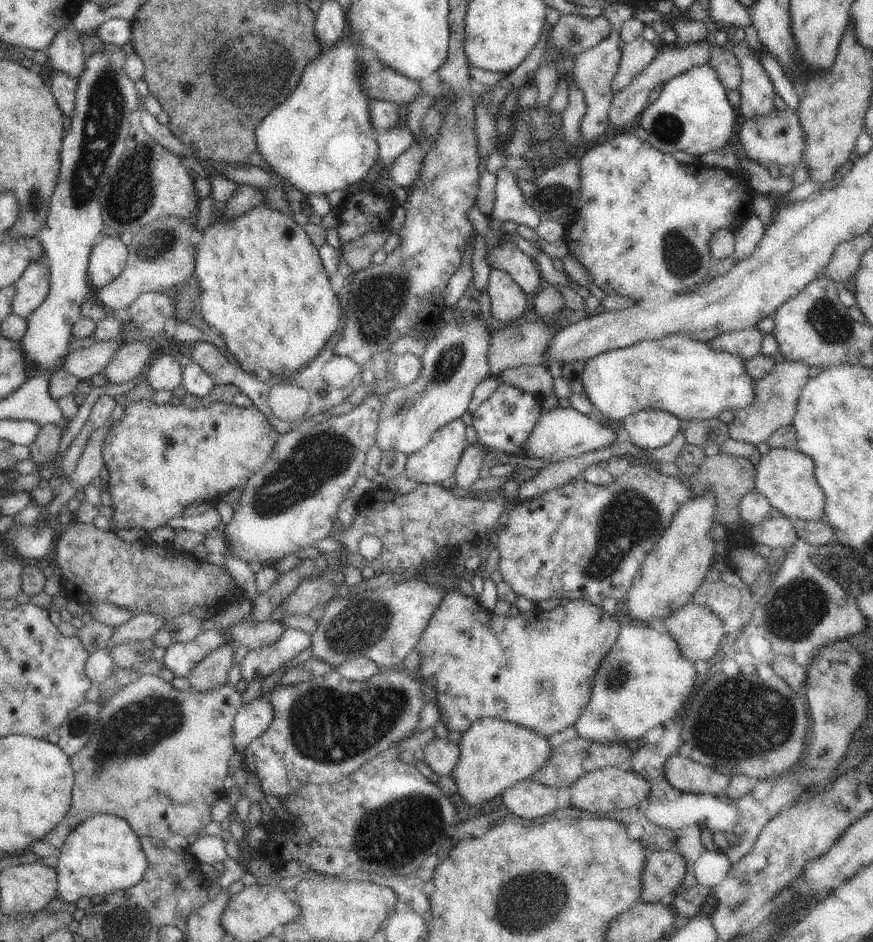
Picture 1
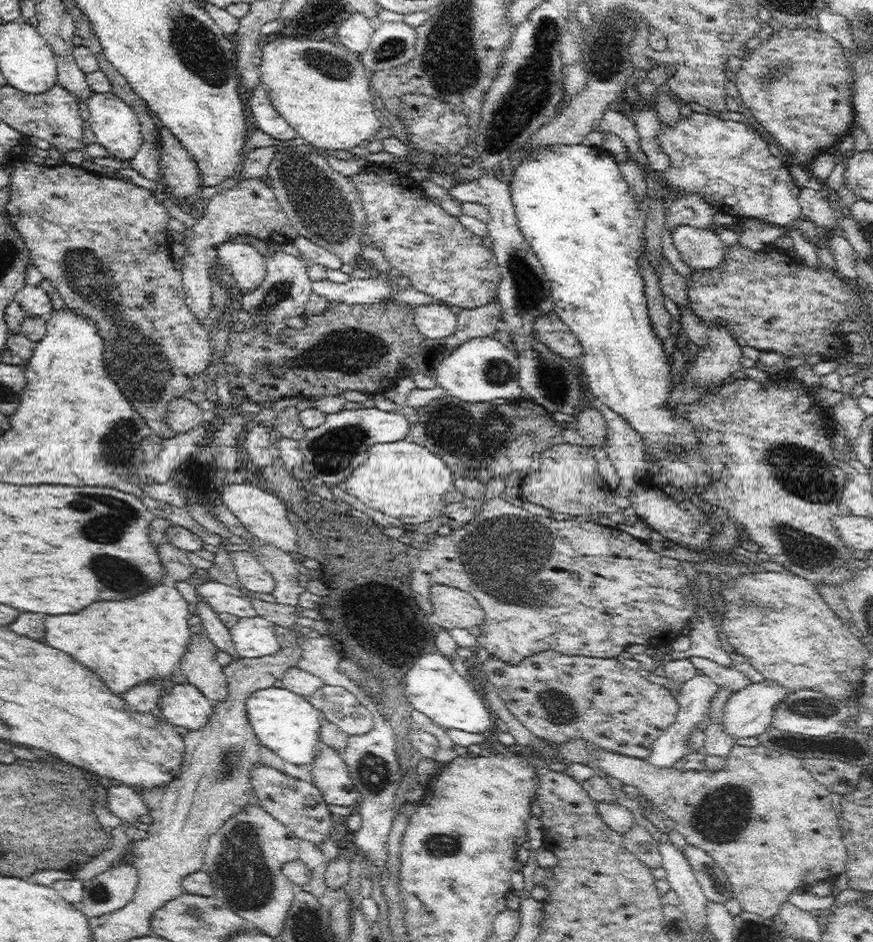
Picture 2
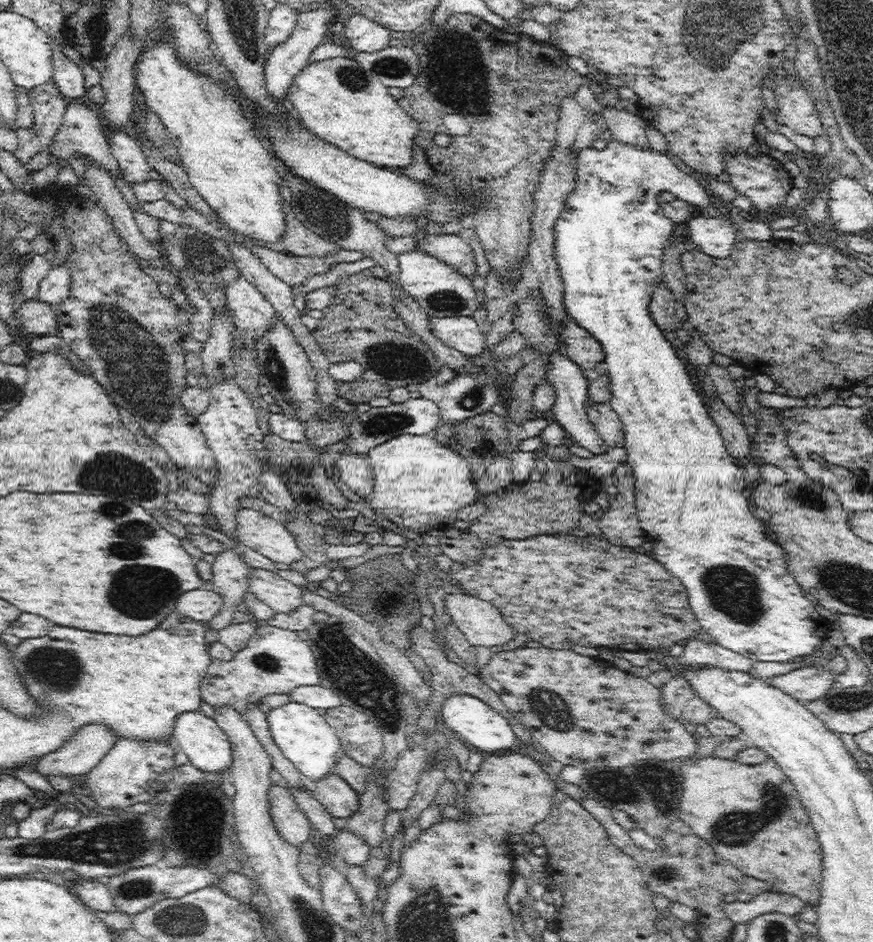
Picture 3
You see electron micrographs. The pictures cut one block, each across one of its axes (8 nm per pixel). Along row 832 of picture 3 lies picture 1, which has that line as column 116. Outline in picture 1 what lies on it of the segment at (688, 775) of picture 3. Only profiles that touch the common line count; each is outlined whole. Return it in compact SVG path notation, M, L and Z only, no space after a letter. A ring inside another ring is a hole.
M142 674L122 687L100 710L94 736L78 754L71 758L75 772L72 802L62 822L42 840L61 849L70 833L85 820L99 814L122 817L137 837L156 837L166 841L175 834L190 836L204 832L211 821L214 803L224 796L224 780L228 762L235 753L233 720L242 706L241 696L234 687L222 685L210 692L176 690L170 682L154 674Z

